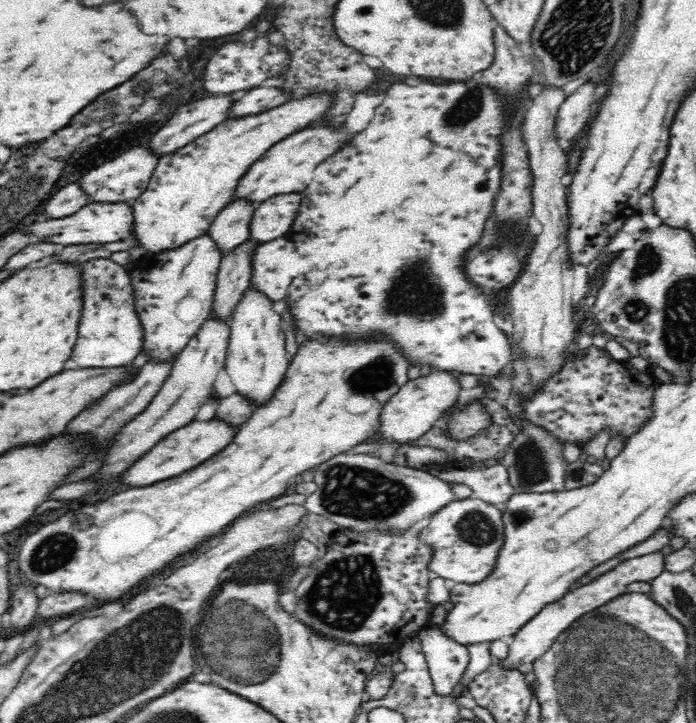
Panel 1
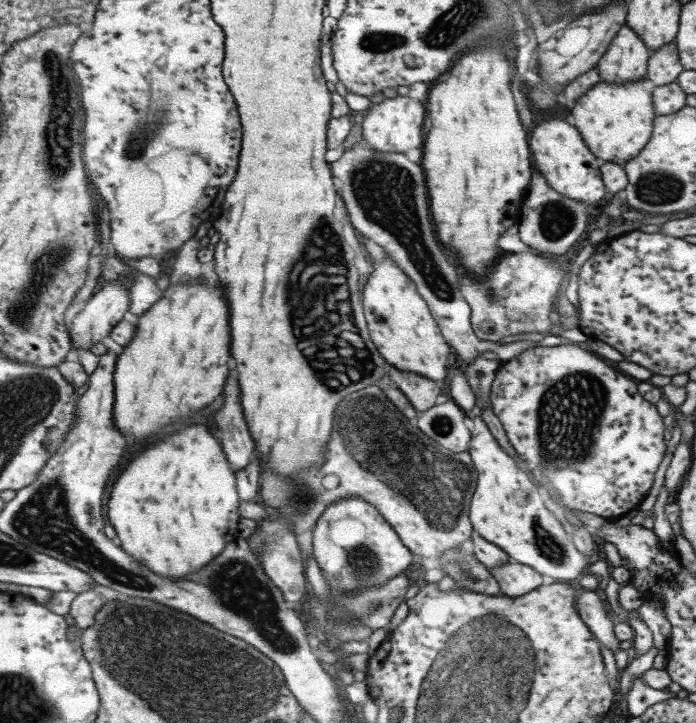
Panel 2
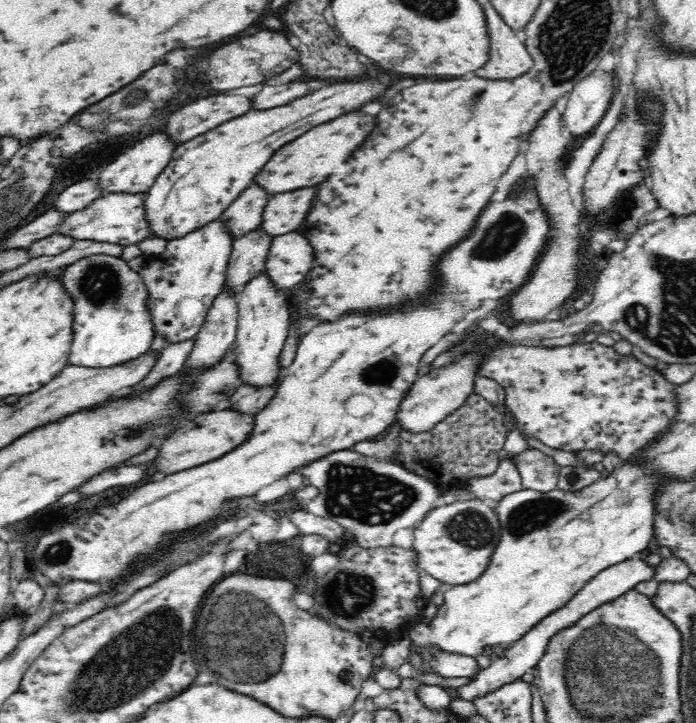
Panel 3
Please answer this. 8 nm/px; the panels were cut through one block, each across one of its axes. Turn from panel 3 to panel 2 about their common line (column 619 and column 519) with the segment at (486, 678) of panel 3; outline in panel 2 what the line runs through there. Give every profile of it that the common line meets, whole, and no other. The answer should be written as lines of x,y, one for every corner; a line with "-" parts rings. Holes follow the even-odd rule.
510,561
505,566
489,568
501,584
501,593
519,598
543,584
543,574
521,562

